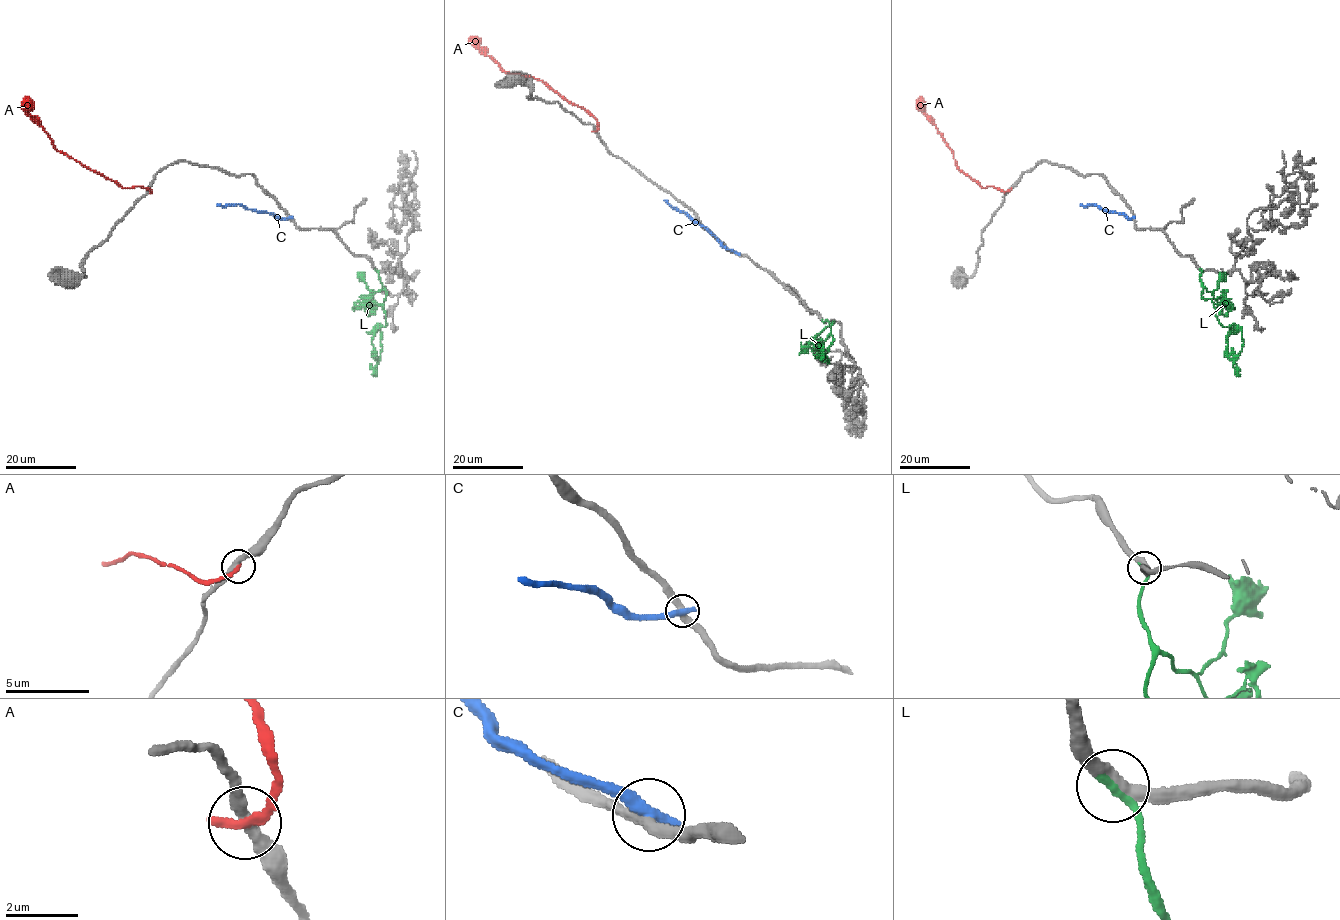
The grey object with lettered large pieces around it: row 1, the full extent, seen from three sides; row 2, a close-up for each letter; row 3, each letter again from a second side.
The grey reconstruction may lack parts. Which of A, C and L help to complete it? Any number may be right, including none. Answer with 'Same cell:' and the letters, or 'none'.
Same cell: L

